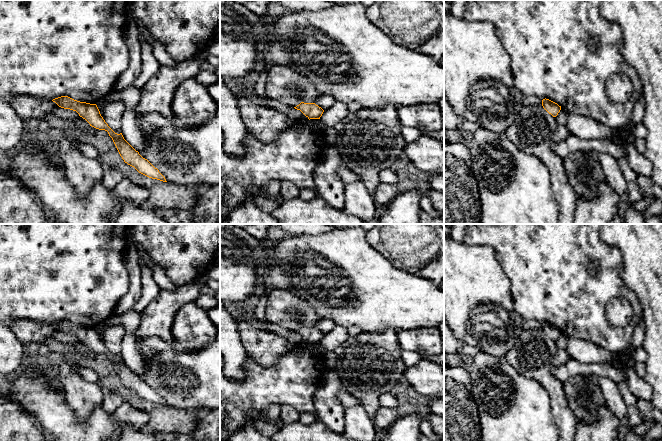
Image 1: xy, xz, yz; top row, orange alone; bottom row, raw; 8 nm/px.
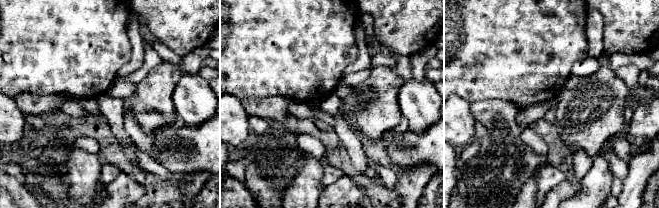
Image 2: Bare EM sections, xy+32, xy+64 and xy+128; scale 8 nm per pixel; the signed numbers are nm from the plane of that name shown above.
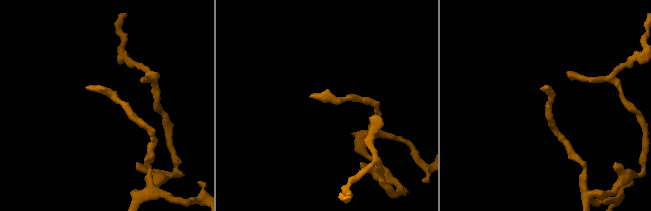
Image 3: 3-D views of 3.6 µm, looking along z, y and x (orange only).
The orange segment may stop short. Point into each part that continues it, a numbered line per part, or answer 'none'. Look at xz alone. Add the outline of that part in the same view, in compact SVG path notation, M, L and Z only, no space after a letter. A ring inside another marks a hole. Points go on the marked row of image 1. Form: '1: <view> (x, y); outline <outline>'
none

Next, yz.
none

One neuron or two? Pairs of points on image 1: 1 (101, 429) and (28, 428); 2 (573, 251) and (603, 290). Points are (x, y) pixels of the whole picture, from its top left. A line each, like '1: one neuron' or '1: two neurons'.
1: two neurons
2: one neuron

